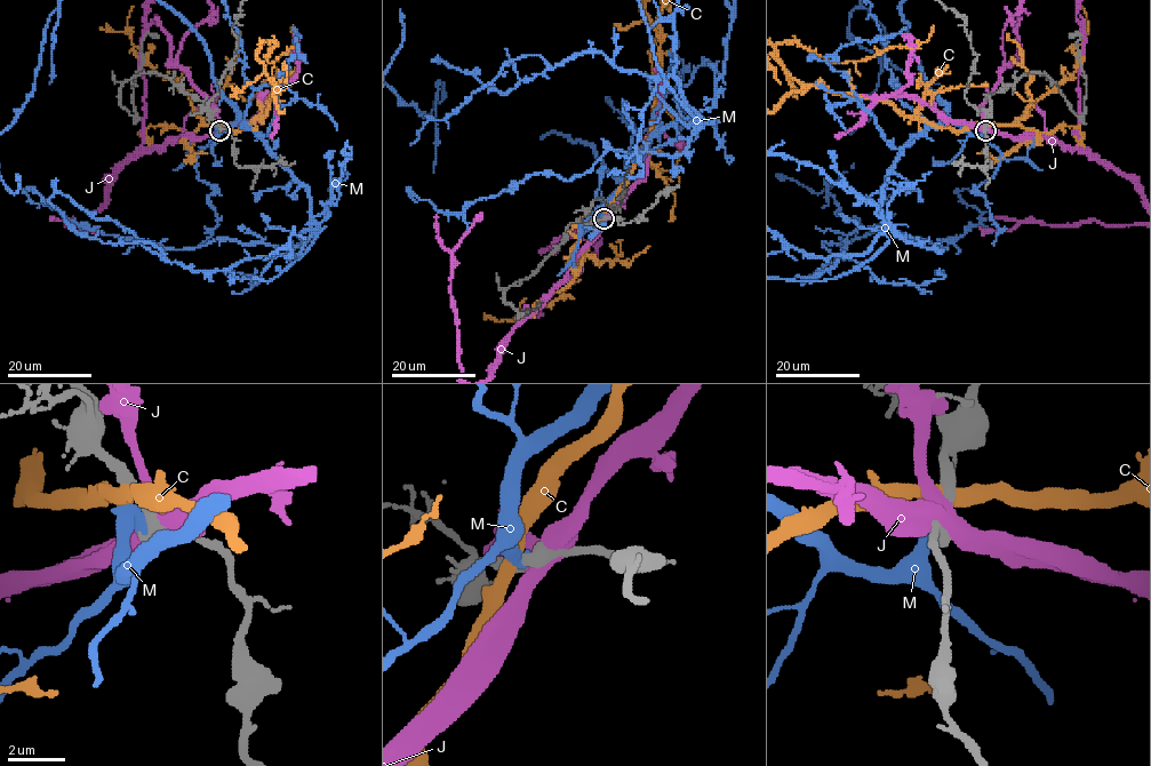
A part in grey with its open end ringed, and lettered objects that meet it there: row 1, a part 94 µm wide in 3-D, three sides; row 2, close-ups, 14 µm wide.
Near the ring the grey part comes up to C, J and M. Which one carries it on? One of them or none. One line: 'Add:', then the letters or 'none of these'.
Add: M

